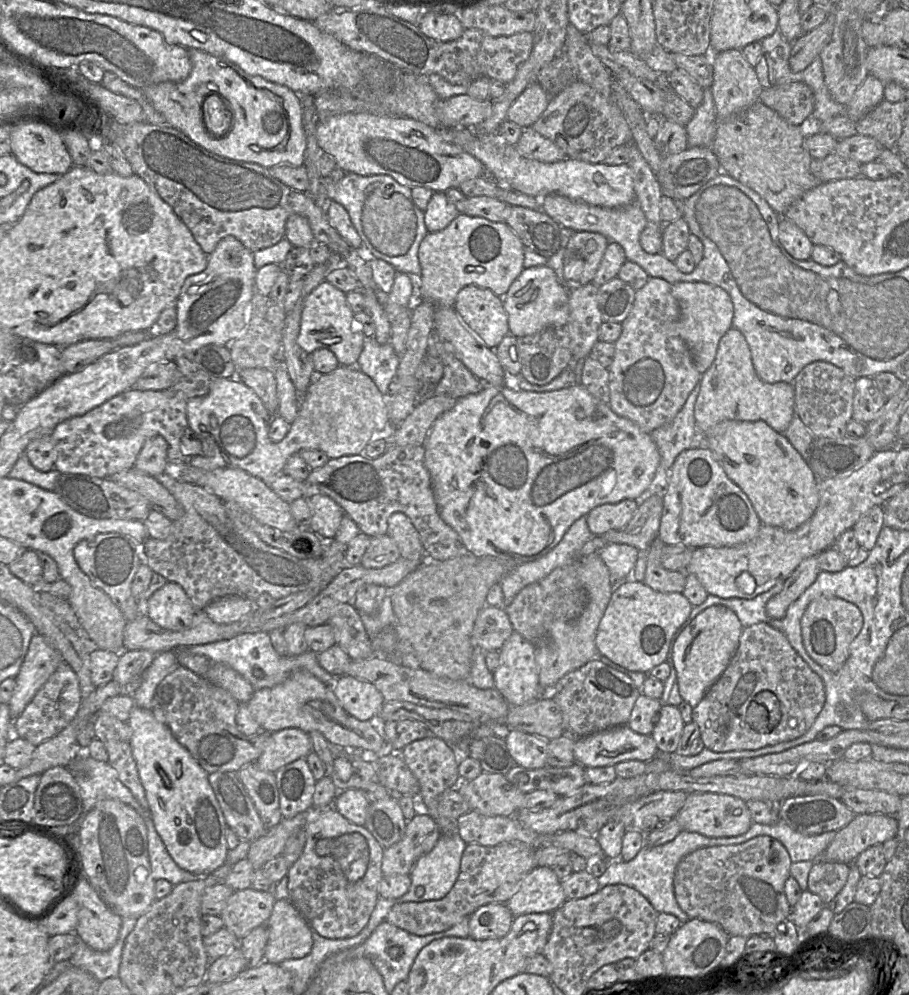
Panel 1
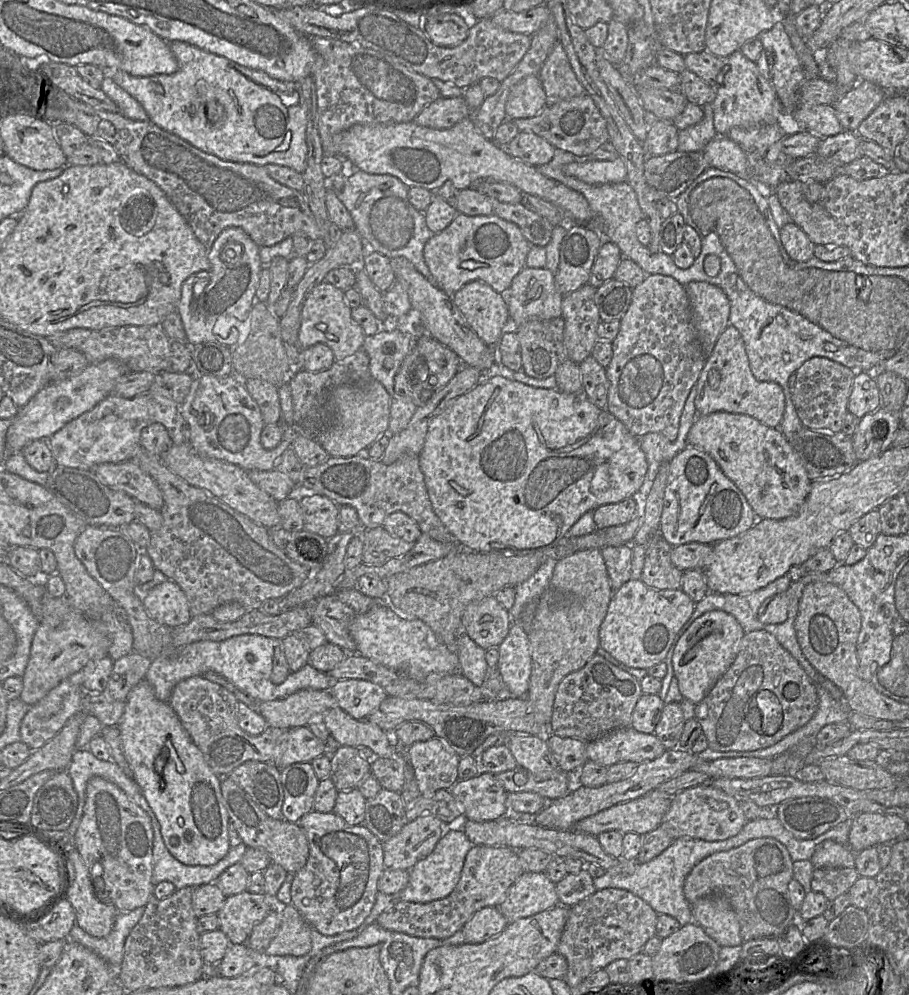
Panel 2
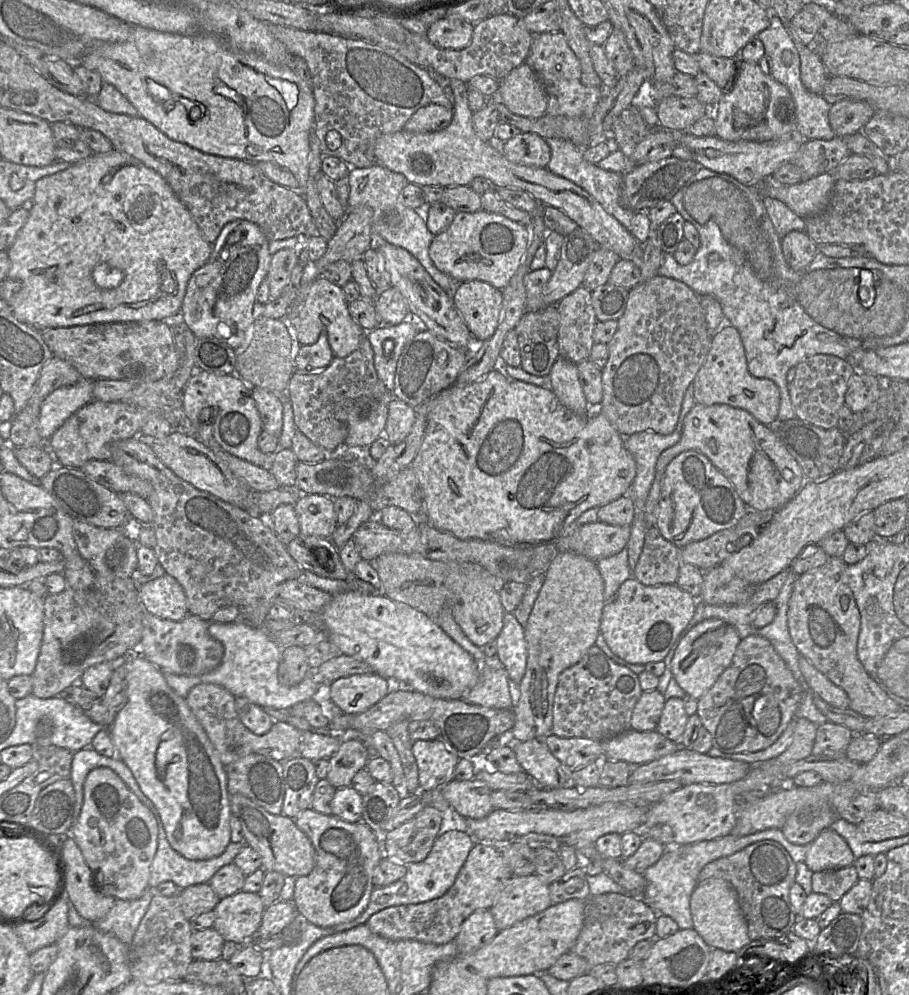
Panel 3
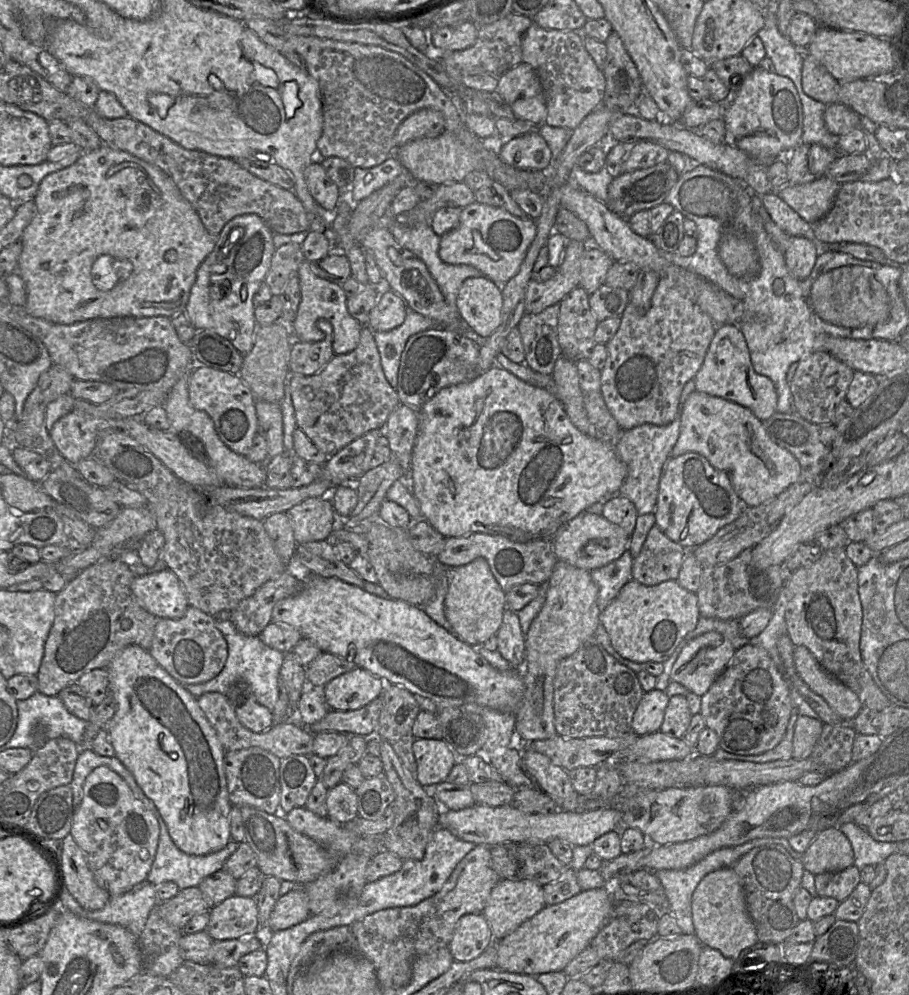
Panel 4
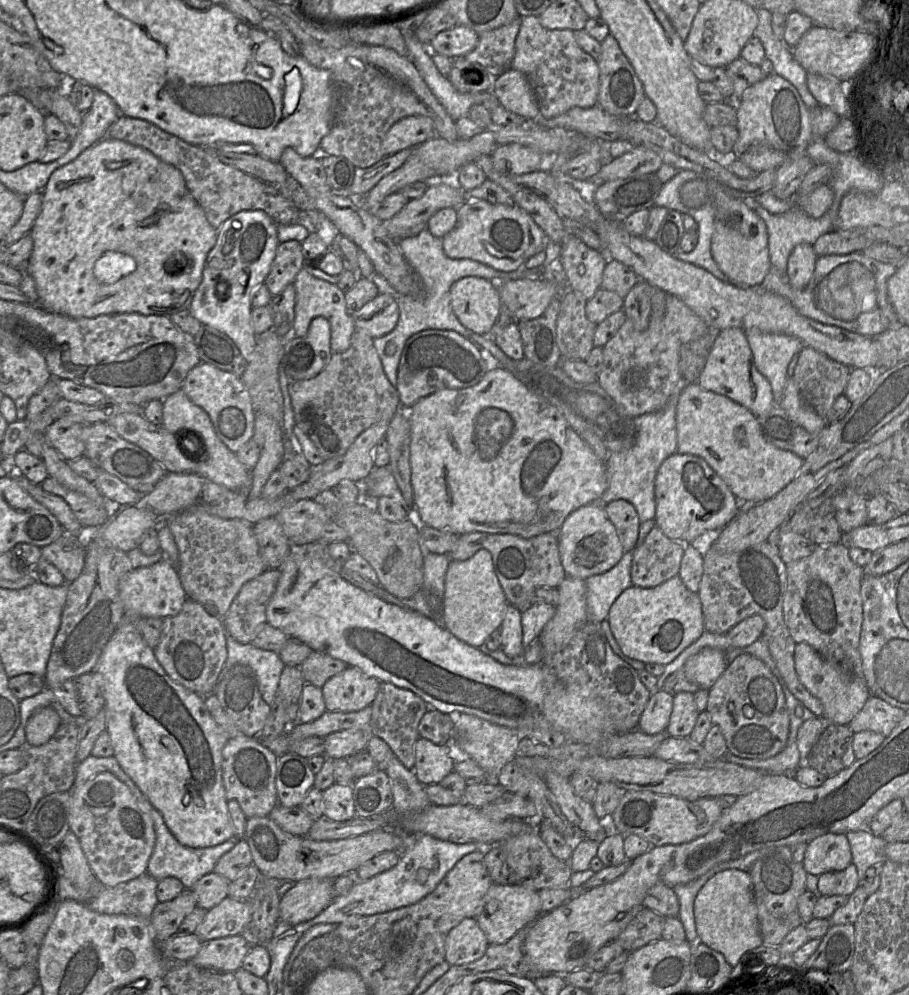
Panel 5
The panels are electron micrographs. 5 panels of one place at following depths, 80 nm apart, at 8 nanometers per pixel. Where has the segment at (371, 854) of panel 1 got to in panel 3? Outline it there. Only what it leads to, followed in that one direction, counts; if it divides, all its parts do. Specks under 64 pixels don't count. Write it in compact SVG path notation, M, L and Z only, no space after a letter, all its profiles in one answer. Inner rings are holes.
M311 808L300 812L294 822L307 835L315 851L312 871L295 879L292 902L298 915L322 928L355 919L366 909L374 889L373 873L384 856L381 835L361 821L348 823Z

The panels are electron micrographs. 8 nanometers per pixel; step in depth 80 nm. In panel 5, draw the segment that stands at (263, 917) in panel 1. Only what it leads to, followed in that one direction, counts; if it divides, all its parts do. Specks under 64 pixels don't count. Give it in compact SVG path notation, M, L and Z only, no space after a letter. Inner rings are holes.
M224 898L220 904L206 912L196 934L203 942L246 933L253 914L253 905L248 900Z

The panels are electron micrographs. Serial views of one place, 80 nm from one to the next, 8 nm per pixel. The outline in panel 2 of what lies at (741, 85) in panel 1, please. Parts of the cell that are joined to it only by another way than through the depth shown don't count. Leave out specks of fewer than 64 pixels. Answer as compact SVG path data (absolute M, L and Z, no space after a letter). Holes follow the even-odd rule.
M740 50L725 59L725 67L719 73L716 97L712 103L714 128L718 136L726 136L734 127L751 128L777 124L783 106L771 81L759 72L756 63L746 58Z

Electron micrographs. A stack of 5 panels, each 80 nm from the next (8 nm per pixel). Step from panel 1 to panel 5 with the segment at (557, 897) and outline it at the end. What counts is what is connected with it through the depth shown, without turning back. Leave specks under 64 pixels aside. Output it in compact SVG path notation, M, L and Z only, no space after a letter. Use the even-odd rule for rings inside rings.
M492 884L476 920L489 944L503 944L520 929L531 924L540 914L541 899L538 891L518 884Z

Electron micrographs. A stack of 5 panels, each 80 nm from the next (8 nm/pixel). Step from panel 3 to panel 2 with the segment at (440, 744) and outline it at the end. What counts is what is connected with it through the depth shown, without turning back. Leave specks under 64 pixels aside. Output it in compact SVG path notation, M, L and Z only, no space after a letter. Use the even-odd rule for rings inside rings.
M436 736L418 741L404 750L414 769L421 796L430 797L441 789L450 789L458 781L460 757Z

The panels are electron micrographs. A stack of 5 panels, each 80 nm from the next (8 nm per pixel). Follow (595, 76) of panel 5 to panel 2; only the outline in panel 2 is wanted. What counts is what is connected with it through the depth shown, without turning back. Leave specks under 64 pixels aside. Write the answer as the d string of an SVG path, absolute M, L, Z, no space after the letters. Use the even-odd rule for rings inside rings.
M560 41L555 43L544 62L539 79L546 93L547 105L587 93L578 81Z

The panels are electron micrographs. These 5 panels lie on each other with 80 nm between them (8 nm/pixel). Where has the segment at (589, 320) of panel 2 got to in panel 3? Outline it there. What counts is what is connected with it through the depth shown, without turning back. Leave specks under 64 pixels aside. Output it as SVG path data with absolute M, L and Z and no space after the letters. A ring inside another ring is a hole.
M580 286L557 304L557 310L560 317L560 356L575 364L587 360L594 344L593 331L598 322L591 292Z

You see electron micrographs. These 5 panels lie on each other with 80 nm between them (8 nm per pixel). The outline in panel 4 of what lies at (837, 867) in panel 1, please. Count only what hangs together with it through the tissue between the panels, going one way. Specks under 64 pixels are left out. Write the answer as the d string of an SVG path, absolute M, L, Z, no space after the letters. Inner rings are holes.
M852 865L840 872L815 875L815 890L820 897L845 900L860 883L860 870Z

